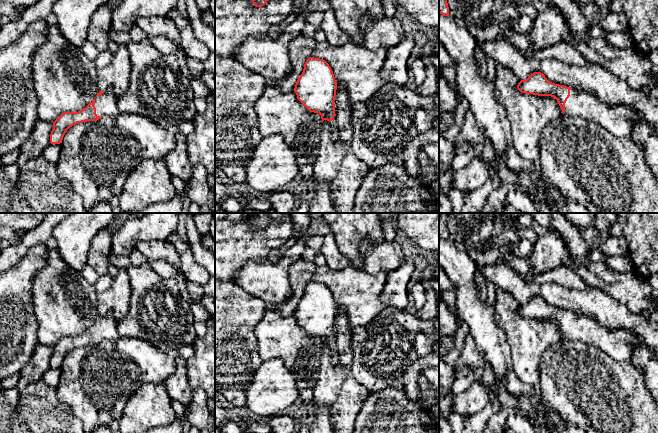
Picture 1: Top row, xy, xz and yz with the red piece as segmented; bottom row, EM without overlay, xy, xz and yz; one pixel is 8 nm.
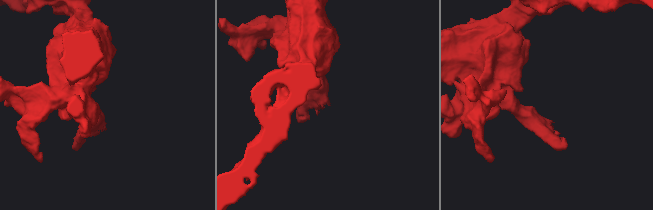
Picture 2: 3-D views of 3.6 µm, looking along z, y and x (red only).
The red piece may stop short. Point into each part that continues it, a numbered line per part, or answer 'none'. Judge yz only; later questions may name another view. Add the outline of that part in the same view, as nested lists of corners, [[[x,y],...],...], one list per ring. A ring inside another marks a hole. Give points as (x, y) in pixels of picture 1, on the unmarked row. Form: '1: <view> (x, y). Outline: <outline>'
1: yz (617, 343). Outline: [[[573,312],[565,327],[564,337],[593,346],[615,361],[625,363],[631,358],[635,346],[647,347],[629,330],[607,328],[598,323],[591,315]]]

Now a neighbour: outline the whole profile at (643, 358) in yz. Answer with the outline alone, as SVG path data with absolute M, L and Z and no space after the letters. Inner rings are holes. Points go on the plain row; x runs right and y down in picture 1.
M635 346L627 363L643 372L645 385L658 403L658 361L655 351L648 347Z

